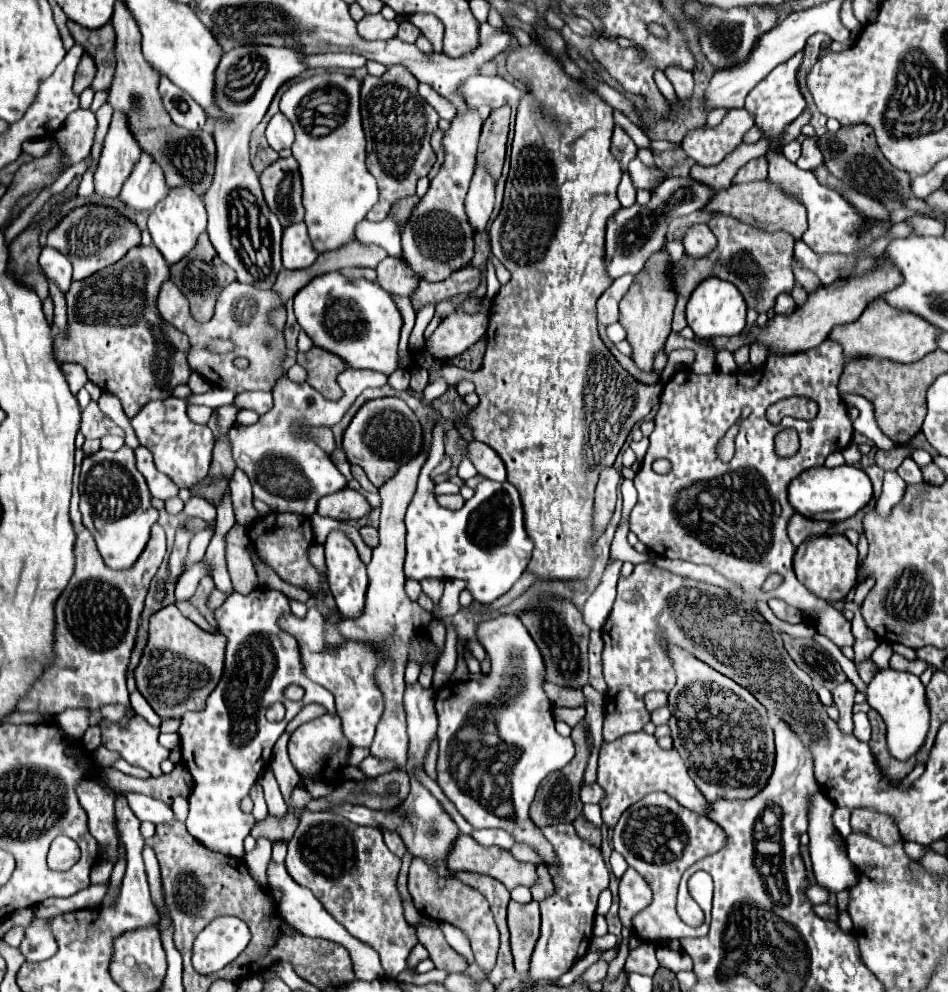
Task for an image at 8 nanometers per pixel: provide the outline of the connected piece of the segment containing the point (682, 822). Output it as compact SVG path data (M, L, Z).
M650 793L630 809L626 809L614 827L614 849L624 855L626 863L634 867L650 885L654 899L632 919L634 933L646 943L656 943L660 939L682 939L682 937L704 937L710 927L712 895L696 895L696 903L706 911L706 921L702 927L688 927L676 915L676 891L682 873L696 861L724 849L726 833L708 817L700 817L690 809L682 807L668 793Z

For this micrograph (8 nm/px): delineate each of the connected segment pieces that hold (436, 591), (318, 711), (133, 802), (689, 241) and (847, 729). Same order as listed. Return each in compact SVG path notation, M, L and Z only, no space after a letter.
M422 579L420 585L422 585L422 591L424 591L434 603L440 601L442 591L444 591L444 581L442 581L442 579Z
M306 705L288 725L286 725L286 733L290 735L300 723L306 723L306 721L312 721L312 719L316 719L316 717L320 717L320 715L324 715L326 713L326 709L322 707L322 705Z
M120 793L126 797L130 809L134 811L134 815L140 819L140 821L150 821L154 825L158 823L174 823L178 821L174 811L172 811L172 805L160 801L160 799L154 799L154 797L148 797L148 795L142 795L142 793Z
M698 223L698 225L690 225L684 233L684 249L688 255L692 257L702 257L706 253L710 253L716 247L716 237L714 233L708 229L708 225Z
M846 681L846 683L838 685L838 687L832 691L834 705L836 705L836 707L838 707L838 711L840 711L838 727L842 729L842 733L844 733L844 735L852 735L852 731L854 731L854 723L852 723L854 693L856 693L856 687L854 687L850 681Z

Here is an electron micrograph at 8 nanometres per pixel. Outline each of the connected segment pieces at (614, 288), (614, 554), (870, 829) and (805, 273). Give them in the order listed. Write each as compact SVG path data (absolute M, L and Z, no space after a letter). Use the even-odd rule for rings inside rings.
M622 275L604 291L604 295L598 299L598 323L610 325L618 321L618 303L628 293L634 279L634 275Z
M620 521L618 529L616 529L616 537L612 541L612 547L610 547L610 558L608 563L612 561L630 561L630 563L643 563L643 562L653 562L657 555L652 552L638 553L634 551L630 545L628 545L628 521Z
M854 809L850 823L854 831L864 831L886 845L900 839L896 829L896 819L888 817L888 813L876 813L874 809Z
M796 259L792 261L792 269L794 269L794 277L802 283L802 287L804 287L808 293L810 293L810 291L814 291L814 289L820 285L820 283L818 283L818 279L814 277L814 273L810 273L808 269L804 269L804 267L802 267L802 263L798 263Z

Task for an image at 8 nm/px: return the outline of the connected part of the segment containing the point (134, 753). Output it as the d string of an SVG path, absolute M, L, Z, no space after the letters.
M134 715L128 725L110 723L102 725L102 745L110 751L118 751L122 759L126 759L130 765L142 767L152 777L163 774L161 763L168 759L170 751L164 749L158 743L160 729L154 725L148 725L142 717Z

